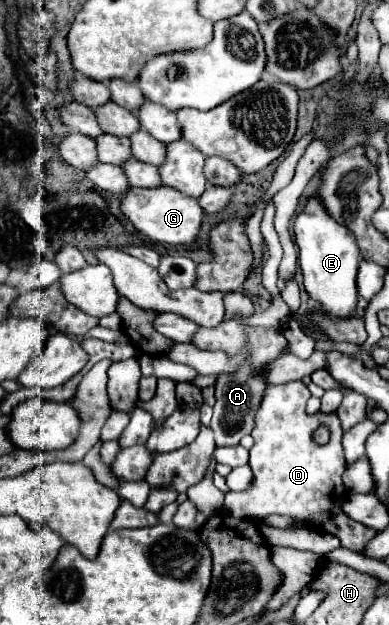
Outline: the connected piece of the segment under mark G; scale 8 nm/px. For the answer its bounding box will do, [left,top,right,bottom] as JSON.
[121,185,203,245]

